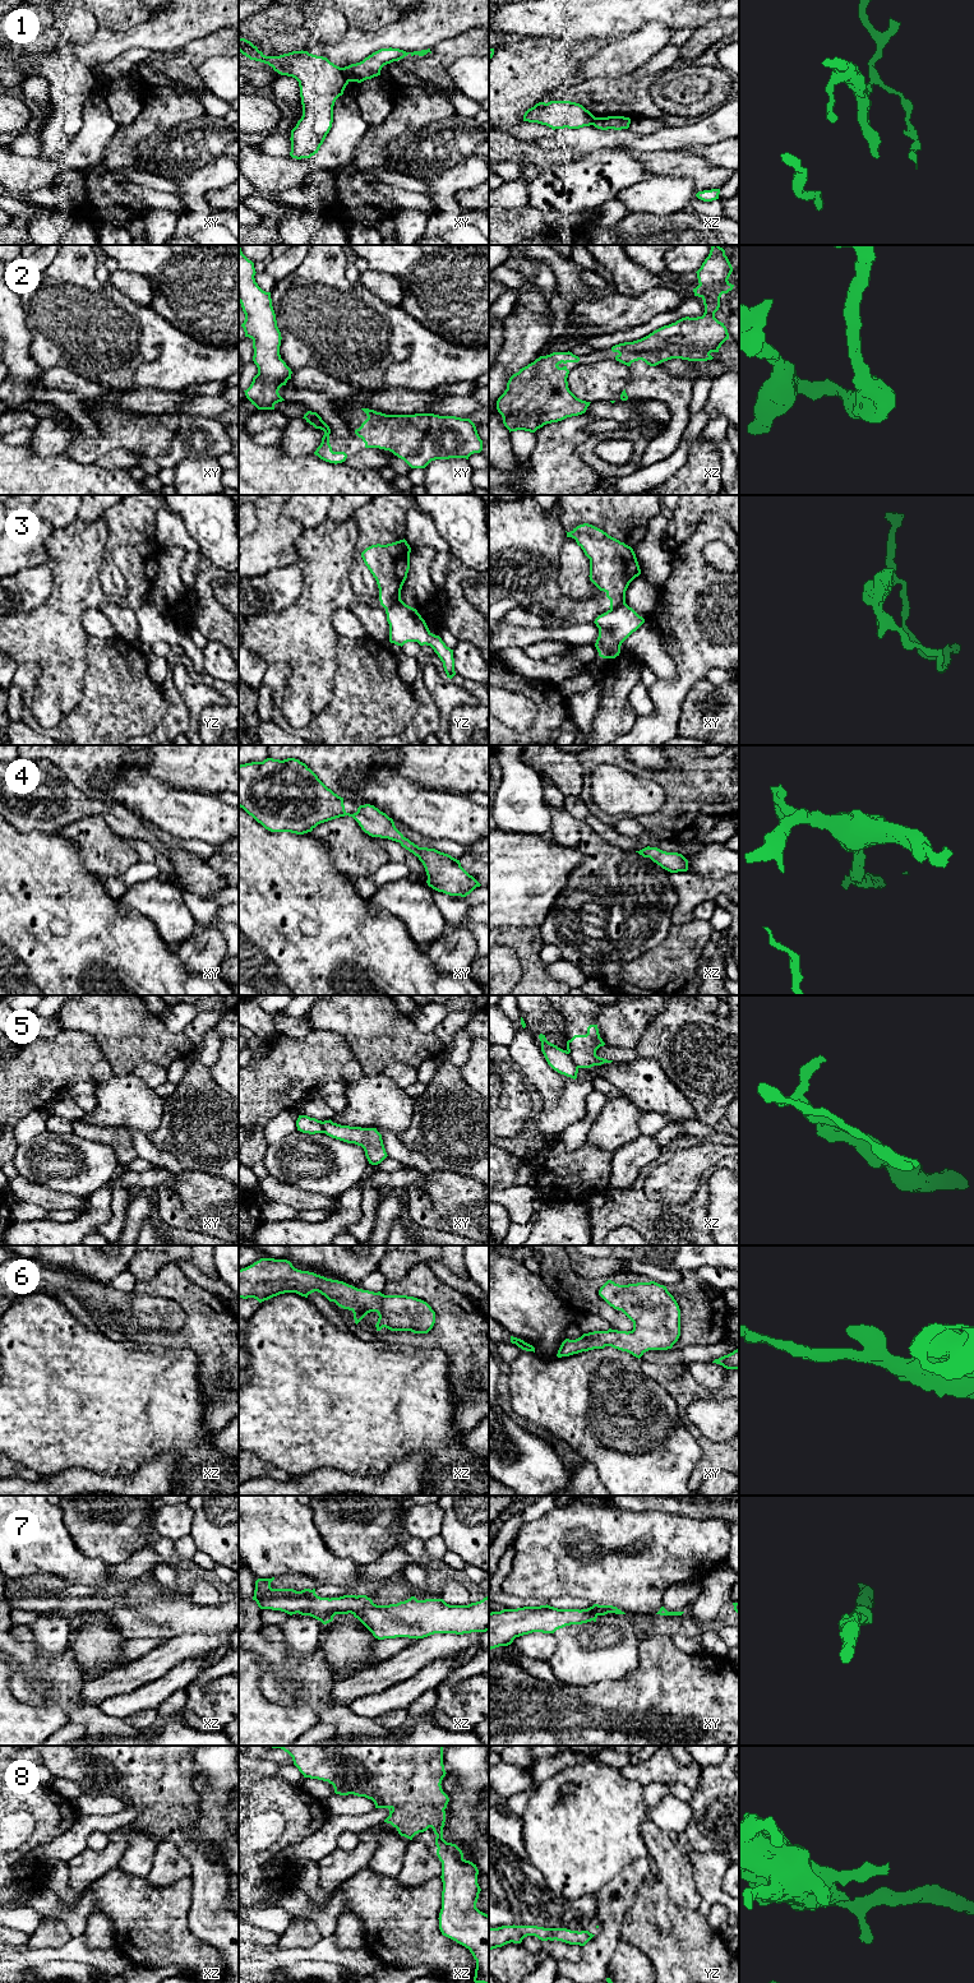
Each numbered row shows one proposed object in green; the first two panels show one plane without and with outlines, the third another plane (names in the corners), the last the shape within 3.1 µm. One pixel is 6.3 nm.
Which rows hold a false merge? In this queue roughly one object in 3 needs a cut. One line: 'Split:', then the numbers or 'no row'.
Split: 1, 3, 5

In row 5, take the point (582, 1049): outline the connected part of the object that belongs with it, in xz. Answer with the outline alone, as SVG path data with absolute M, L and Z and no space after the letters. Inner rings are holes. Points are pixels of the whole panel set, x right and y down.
M590 1025L586 1035L574 1035L567 1041L567 1050L578 1068L591 1068L613 1062L596 1055L596 1050L604 1045L597 1025Z

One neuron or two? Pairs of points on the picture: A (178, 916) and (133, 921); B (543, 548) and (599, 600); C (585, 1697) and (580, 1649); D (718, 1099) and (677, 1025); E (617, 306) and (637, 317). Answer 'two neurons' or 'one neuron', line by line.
A: two neurons
B: one neuron
C: two neurons
D: one neuron
E: one neuron

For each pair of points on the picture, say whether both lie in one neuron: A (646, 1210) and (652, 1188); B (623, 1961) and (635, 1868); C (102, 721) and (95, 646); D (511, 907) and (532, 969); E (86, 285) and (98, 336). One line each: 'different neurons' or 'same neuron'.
A: different neurons
B: different neurons
C: same neuron
D: different neurons
E: same neuron

